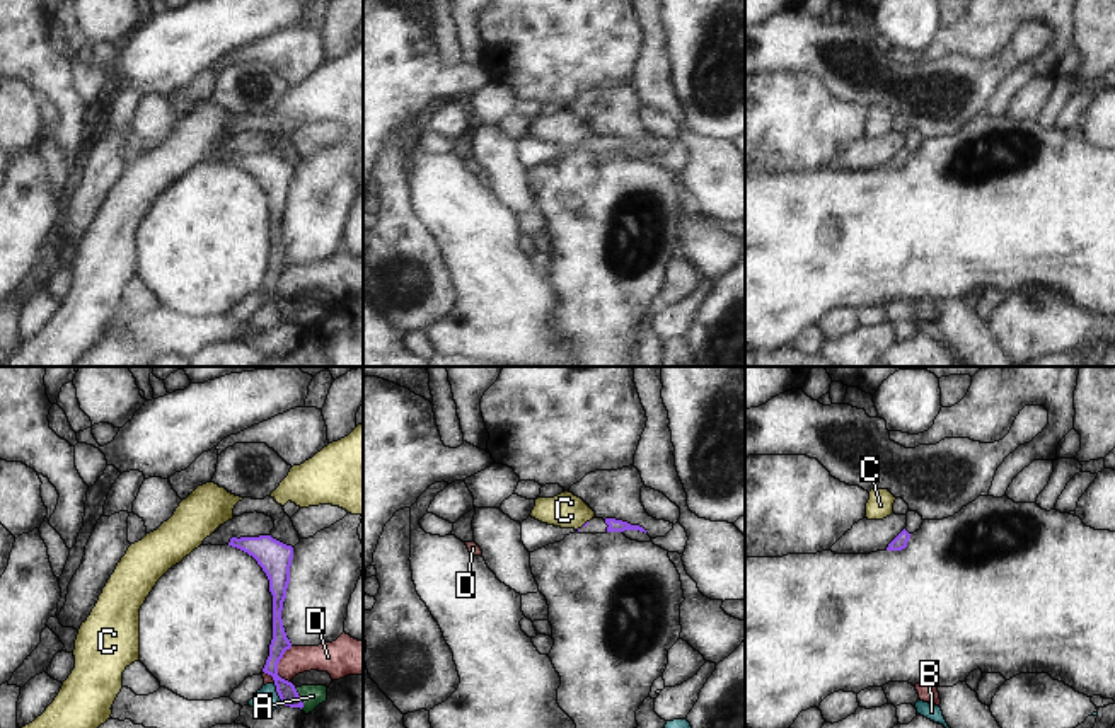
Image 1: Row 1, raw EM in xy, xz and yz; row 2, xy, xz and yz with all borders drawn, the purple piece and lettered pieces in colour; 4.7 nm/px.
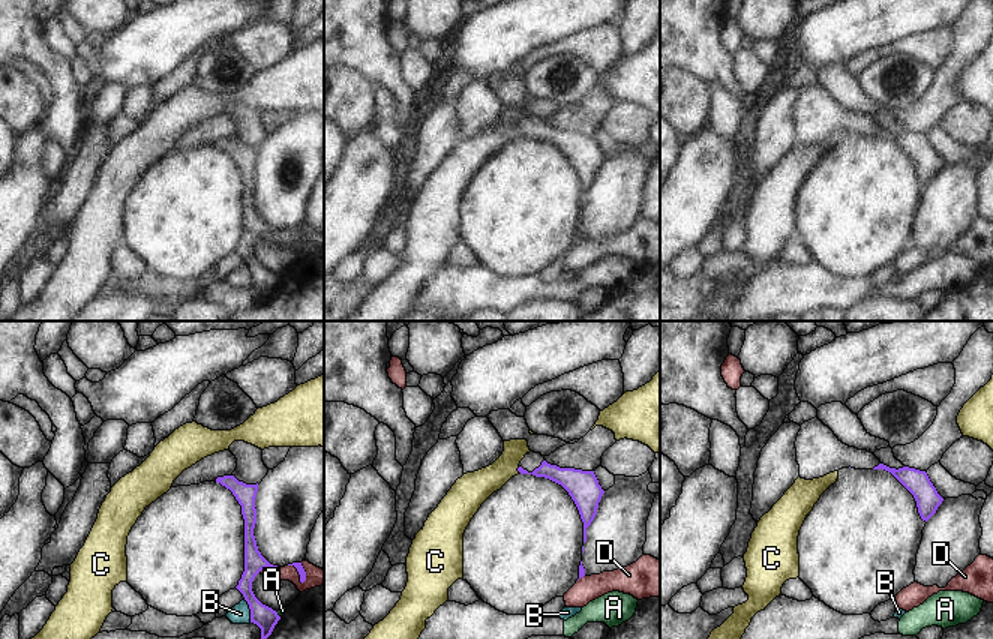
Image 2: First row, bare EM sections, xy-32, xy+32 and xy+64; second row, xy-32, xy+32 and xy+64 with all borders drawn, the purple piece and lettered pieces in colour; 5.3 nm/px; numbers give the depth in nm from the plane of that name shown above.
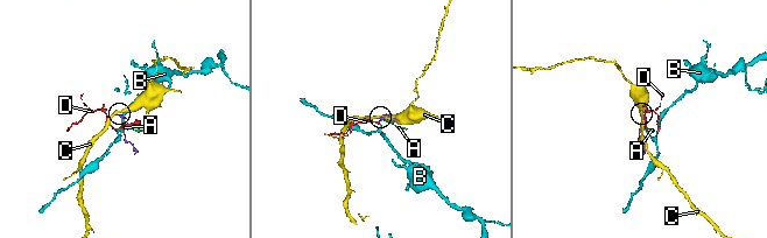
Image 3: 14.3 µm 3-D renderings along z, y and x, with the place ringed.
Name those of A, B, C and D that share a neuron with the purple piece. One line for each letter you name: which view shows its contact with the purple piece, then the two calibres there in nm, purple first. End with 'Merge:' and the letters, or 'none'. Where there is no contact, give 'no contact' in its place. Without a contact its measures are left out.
Merge: none

